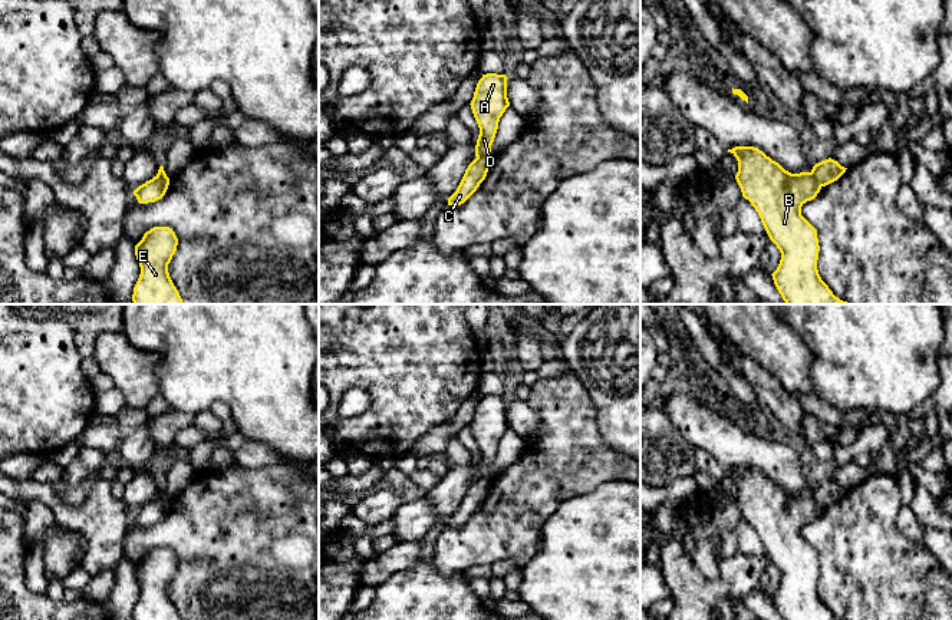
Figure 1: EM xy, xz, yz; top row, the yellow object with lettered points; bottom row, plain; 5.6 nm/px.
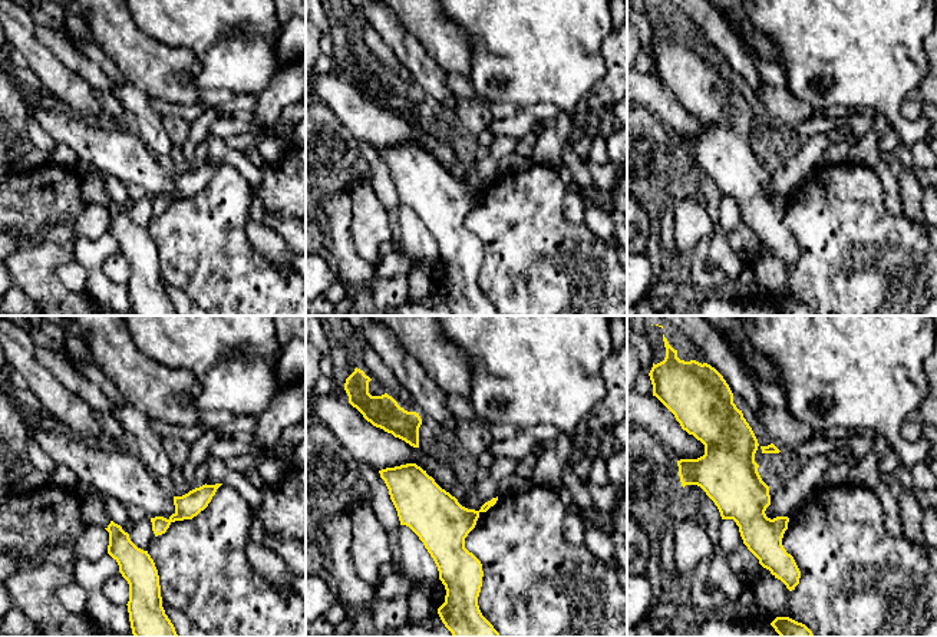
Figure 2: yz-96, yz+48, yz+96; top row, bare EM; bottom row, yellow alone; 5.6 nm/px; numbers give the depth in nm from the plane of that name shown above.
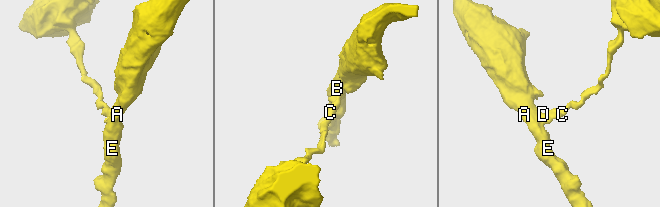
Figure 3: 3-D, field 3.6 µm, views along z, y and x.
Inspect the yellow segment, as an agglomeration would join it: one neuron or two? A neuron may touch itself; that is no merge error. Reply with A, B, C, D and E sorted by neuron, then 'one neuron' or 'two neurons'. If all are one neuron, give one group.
A B D E / C; two neurons

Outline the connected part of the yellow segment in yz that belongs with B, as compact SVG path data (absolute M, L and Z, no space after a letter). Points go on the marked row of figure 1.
M735 146L728 152L738 161L735 179L742 197L755 208L770 240L781 253L780 264L771 276L785 304L850 304L836 297L821 280L817 270L817 230L801 215L801 207L821 189L813 174L791 174L754 146Z

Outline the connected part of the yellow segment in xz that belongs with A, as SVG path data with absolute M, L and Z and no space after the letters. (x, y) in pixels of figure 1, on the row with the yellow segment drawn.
M487 73L478 80L471 109L480 128L475 145L475 156L490 156L498 122L505 109L510 106L507 98L507 76Z

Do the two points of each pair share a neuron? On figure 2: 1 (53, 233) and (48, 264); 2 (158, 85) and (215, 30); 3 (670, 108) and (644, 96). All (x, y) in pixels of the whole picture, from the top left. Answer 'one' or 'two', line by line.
1: two
2: two
3: one

